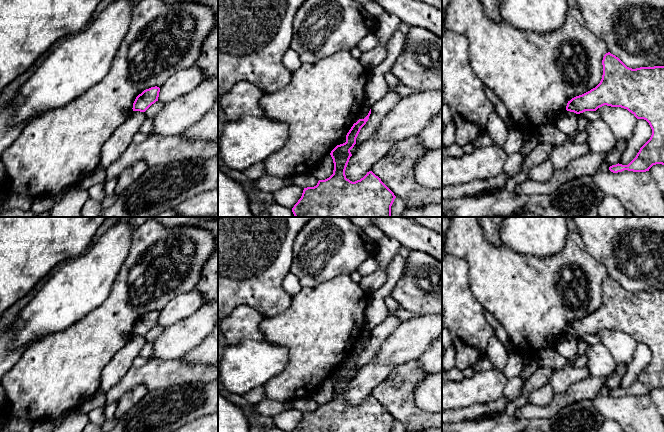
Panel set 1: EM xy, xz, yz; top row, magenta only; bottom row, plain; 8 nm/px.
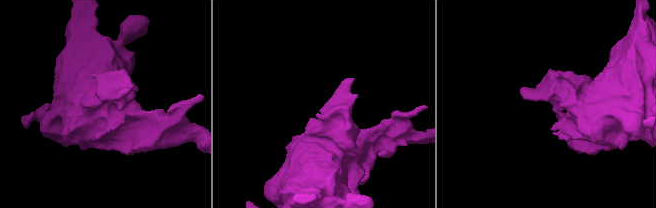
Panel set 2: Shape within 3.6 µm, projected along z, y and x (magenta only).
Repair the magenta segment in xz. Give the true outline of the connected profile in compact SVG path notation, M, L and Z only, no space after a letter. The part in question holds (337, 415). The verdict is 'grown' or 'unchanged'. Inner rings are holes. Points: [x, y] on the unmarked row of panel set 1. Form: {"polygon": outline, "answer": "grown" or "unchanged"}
{"polygon": "M371 333L364 343L353 348L346 359L346 366L331 375L333 398L325 404L319 404L314 411L304 412L293 432L391 432L396 420L372 395L355 406L345 399L352 380L350 374L370 338Z", "answer": "unchanged"}

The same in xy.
{"polygon": "M155 310L144 314L139 318L134 327L133 335L145 336L152 328L158 325L160 312Z", "answer": "unchanged"}

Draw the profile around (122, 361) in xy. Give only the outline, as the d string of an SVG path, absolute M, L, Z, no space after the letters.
M133 335L126 345L114 355L102 371L101 391L107 393L119 383L128 370L133 367L132 362L139 355L145 343L144 336Z

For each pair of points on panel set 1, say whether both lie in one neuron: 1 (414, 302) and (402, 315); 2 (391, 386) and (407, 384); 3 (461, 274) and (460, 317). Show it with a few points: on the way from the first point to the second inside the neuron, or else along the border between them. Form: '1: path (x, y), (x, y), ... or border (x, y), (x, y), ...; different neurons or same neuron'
1: border (401, 307), (420, 315); different neurons
2: path (395, 386), (403, 384); same neuron
3: path (460, 285), (460, 306); same neuron

